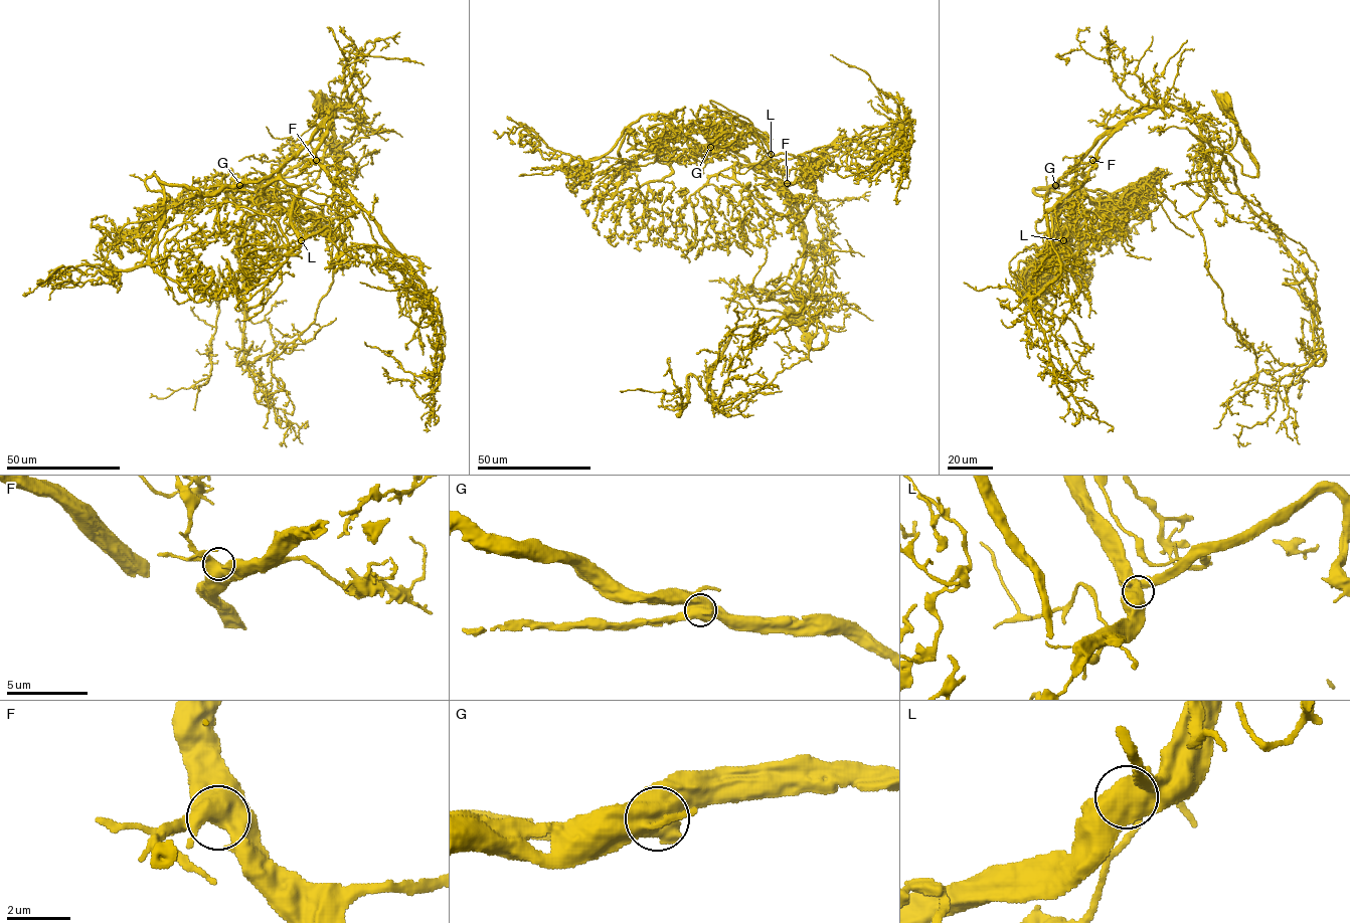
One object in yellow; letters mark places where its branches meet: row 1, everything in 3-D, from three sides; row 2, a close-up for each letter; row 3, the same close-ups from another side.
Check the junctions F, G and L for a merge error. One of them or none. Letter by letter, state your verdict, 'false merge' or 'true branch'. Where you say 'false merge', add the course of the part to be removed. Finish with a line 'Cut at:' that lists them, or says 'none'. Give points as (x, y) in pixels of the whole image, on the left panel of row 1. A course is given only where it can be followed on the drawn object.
F: true branch
G: false merge | (239, 185), (206, 188)
L: true branch
Cut at: G

